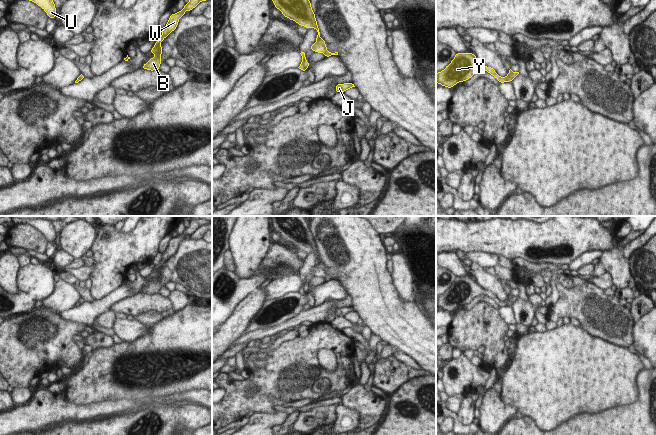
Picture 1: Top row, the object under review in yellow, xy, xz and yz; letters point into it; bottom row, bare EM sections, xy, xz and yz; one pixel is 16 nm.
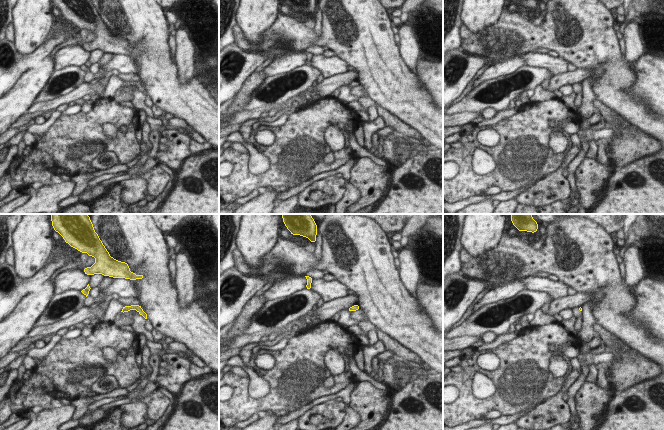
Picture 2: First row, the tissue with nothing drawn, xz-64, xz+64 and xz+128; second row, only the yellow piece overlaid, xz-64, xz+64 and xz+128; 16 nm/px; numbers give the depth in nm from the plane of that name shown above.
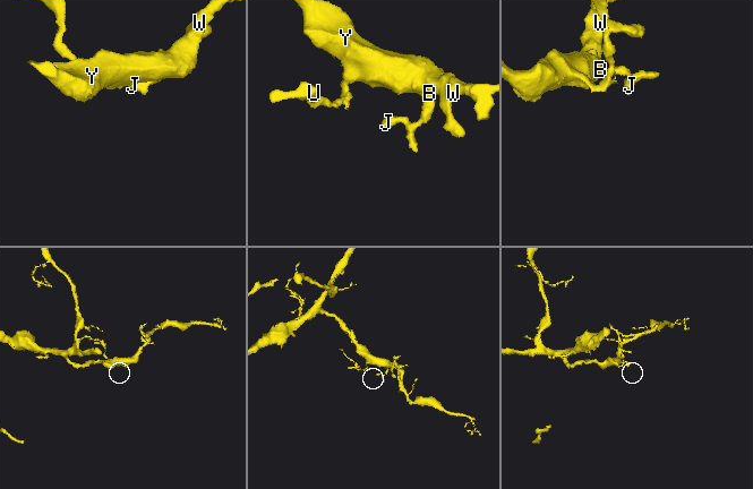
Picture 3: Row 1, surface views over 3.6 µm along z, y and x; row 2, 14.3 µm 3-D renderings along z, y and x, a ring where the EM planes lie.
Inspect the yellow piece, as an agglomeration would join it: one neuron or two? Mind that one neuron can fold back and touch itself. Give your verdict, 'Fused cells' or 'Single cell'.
Fused cells

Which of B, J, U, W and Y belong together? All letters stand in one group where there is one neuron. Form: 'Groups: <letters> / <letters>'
Groups: B J W Y / U

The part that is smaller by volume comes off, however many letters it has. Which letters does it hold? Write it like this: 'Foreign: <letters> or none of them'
Foreign: U

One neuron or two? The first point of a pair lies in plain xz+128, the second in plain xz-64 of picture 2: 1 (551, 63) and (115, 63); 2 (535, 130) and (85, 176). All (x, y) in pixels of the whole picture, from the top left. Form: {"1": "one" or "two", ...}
{"1": "one", "2": "two"}

